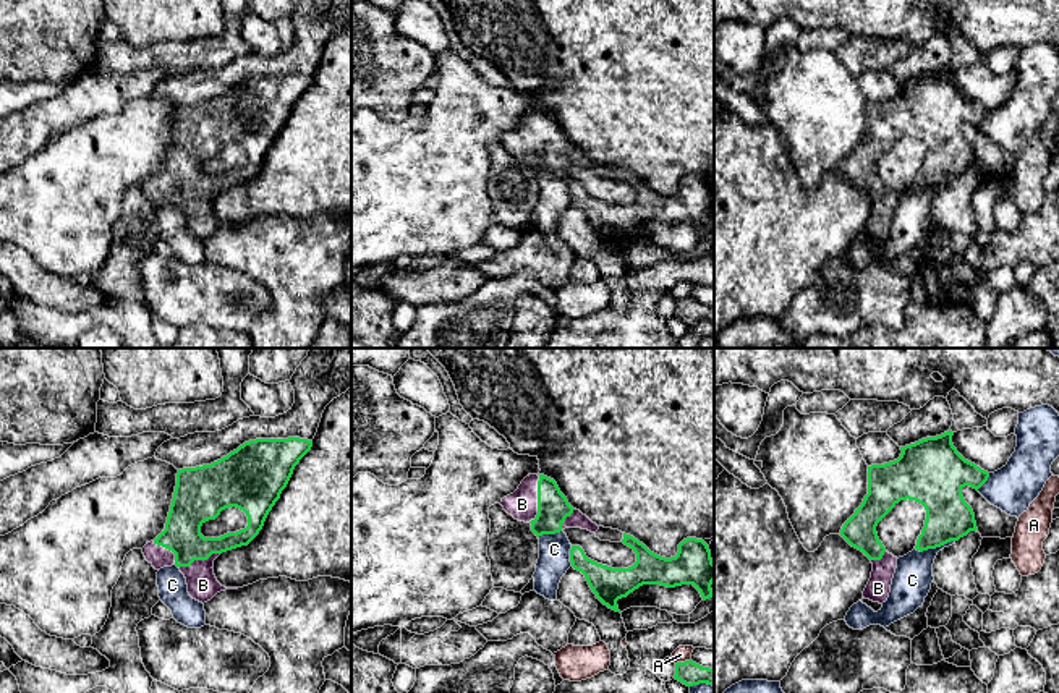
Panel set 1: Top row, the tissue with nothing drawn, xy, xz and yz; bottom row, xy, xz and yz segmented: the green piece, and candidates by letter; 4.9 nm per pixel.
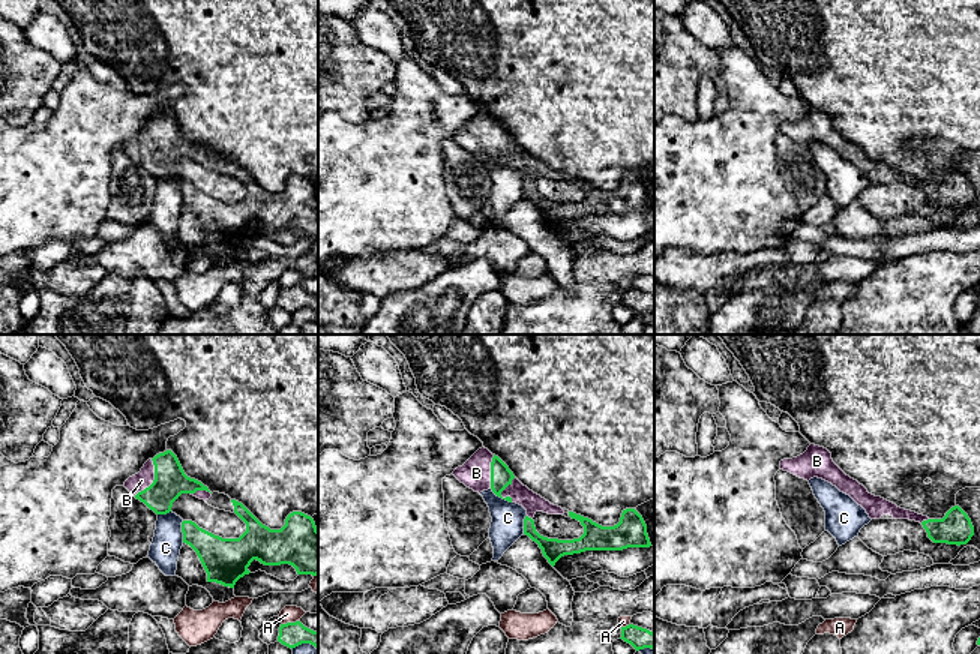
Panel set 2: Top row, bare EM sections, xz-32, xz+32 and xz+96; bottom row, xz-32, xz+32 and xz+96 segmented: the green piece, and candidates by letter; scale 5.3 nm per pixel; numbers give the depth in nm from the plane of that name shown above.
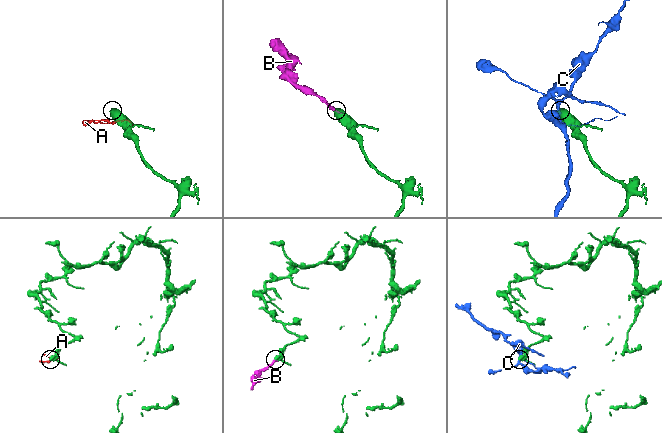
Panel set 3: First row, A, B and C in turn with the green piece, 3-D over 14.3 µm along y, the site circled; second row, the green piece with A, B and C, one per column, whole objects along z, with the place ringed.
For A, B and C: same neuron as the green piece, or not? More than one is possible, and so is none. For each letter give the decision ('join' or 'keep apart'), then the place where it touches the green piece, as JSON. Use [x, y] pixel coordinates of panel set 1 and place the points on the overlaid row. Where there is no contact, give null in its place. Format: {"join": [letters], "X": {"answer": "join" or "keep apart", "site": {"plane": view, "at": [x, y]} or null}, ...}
{"join": ["B"], "A": {"answer": "keep apart", "site": {"plane": "xz", "at": [682, 663]}}, "B": {"answer": "join", "site": {"plane": "xz", "at": [538, 501]}}, "C": {"answer": "keep apart", "site": {"plane": "yz", "at": [935, 548]}}}

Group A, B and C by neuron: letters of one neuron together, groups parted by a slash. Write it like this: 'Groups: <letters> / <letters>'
Groups: A / B / C

